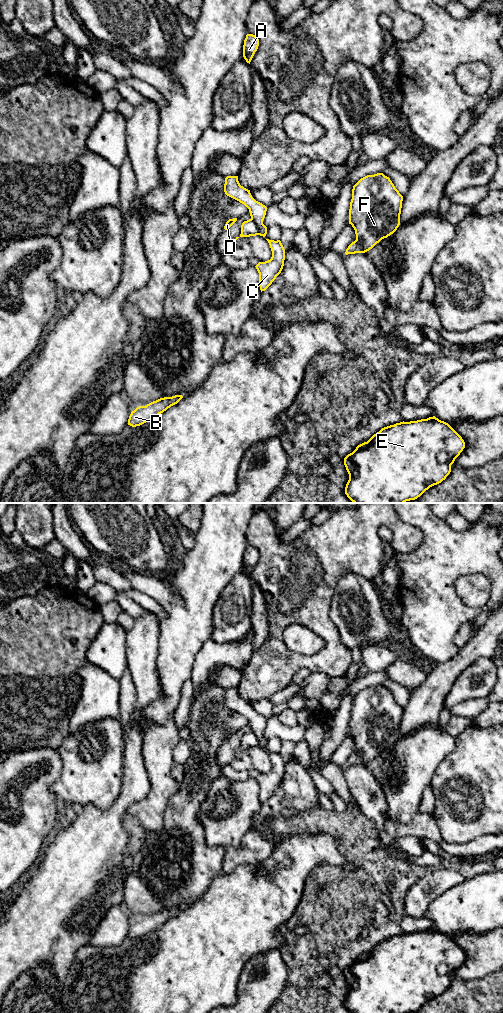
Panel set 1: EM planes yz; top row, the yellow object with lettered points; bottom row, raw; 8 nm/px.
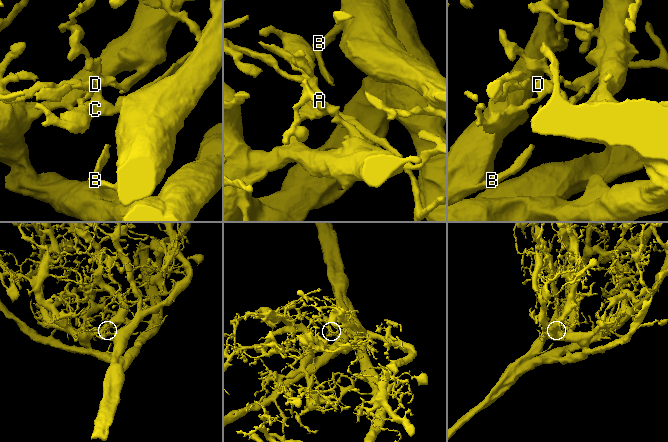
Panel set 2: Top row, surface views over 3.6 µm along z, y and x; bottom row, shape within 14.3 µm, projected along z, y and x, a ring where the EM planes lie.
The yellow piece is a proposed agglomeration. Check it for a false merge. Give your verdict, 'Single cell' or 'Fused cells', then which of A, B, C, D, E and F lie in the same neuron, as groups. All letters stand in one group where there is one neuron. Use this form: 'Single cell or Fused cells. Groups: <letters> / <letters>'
Fused cells. Groups: A B D E F / C

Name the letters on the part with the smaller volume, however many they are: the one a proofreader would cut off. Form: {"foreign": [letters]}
{"foreign": ["C"]}

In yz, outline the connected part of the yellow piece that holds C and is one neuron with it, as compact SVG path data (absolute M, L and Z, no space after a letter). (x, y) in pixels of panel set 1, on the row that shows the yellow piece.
M266 240L270 245L272 257L270 260L259 262L255 266L259 273L259 285L261 292L265 291L281 273L285 260L285 249L281 241Z

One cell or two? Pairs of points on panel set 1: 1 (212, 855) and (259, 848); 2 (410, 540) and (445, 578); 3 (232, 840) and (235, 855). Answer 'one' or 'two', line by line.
1: two
2: two
3: two

